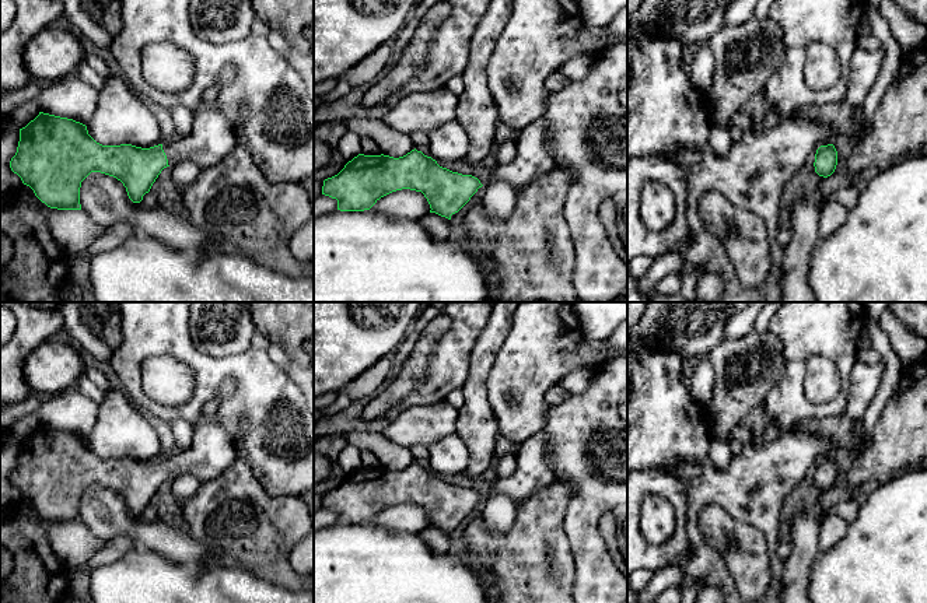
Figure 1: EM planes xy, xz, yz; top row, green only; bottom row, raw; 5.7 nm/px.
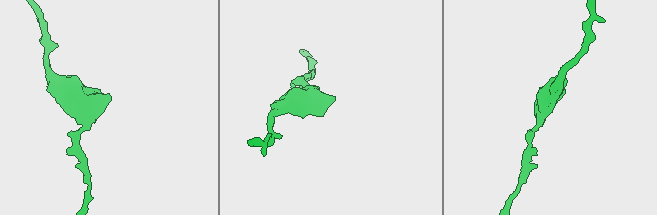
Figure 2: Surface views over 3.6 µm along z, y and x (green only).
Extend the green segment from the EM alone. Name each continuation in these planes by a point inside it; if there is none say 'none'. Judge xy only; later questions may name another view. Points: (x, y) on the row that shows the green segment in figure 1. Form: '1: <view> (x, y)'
1: xy (212, 139)

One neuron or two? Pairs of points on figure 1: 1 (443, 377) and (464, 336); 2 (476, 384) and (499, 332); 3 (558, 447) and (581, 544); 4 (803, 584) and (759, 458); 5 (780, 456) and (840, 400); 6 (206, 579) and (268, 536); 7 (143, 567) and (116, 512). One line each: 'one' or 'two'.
1: one
2: one
3: one
4: two
5: two
6: two
7: two

